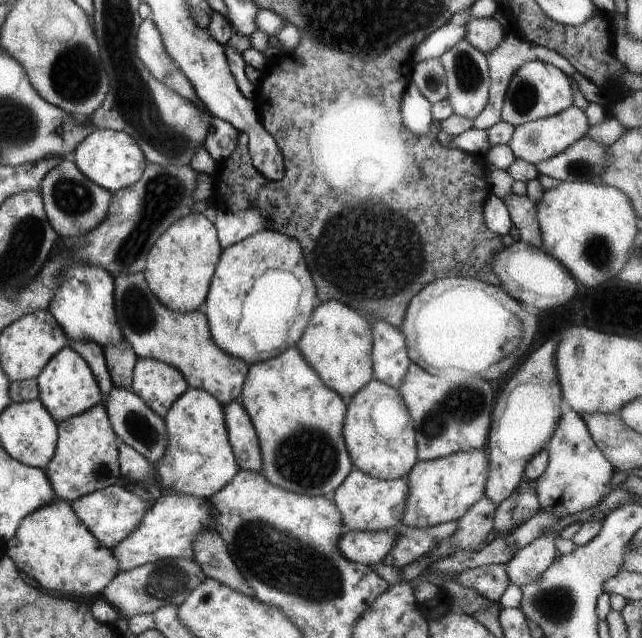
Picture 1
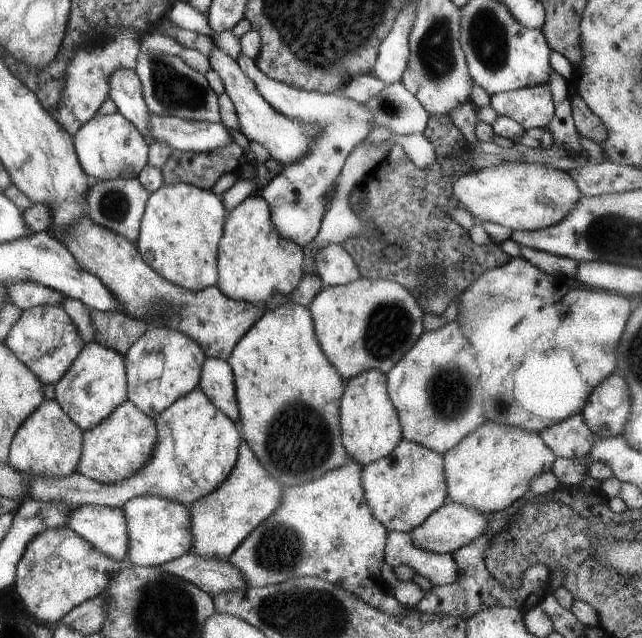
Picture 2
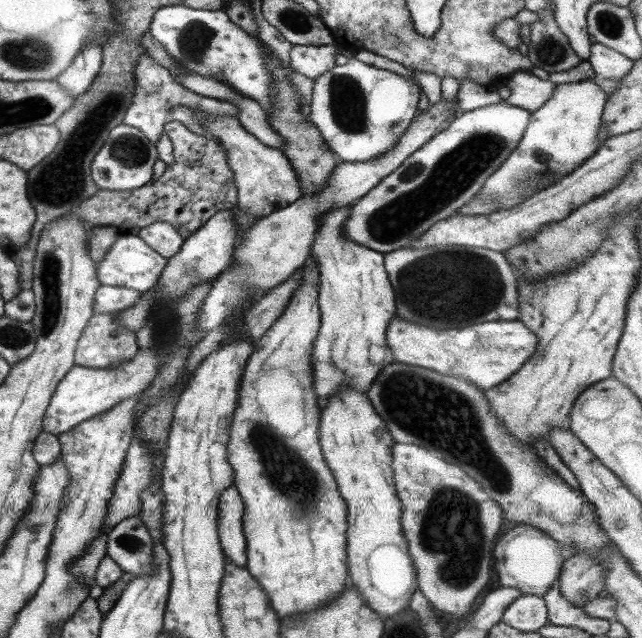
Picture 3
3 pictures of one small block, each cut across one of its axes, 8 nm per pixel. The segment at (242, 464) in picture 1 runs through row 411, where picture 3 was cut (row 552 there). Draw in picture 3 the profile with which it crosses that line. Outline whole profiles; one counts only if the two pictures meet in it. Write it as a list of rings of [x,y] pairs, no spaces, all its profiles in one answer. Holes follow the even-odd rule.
[[[234,485],[221,491],[217,503],[217,534],[221,552],[237,567],[245,567],[245,538],[242,530],[243,501]]]

